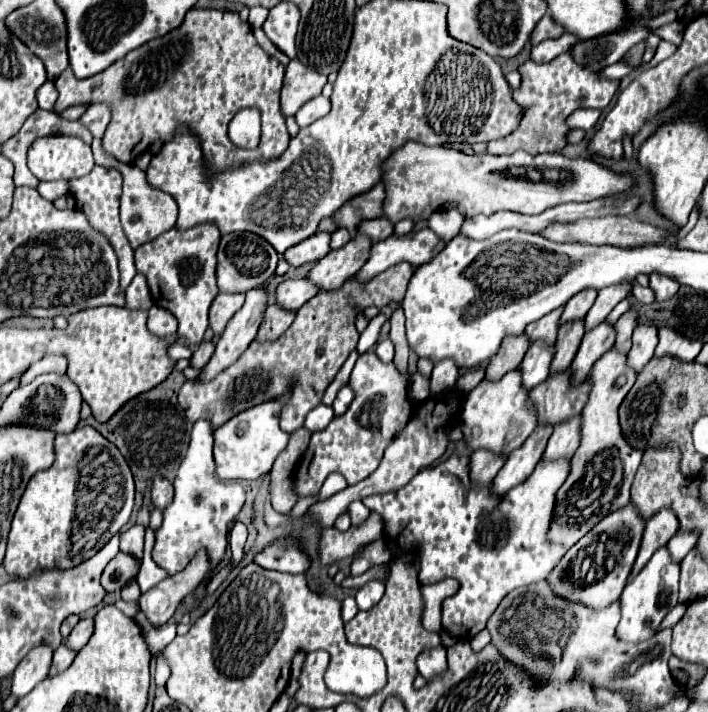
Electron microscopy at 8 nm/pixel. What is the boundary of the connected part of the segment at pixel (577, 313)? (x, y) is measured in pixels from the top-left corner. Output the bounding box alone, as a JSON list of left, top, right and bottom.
[560,290,596,326]

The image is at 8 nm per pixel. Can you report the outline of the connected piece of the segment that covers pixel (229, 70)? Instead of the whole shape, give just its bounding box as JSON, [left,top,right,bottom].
[54,8,288,176]

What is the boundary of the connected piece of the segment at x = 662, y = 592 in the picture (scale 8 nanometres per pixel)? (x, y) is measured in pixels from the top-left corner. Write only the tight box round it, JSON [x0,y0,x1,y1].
[616,548,680,644]

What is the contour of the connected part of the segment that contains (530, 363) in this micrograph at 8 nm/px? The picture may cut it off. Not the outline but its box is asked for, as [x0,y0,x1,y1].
[518,346,552,390]

